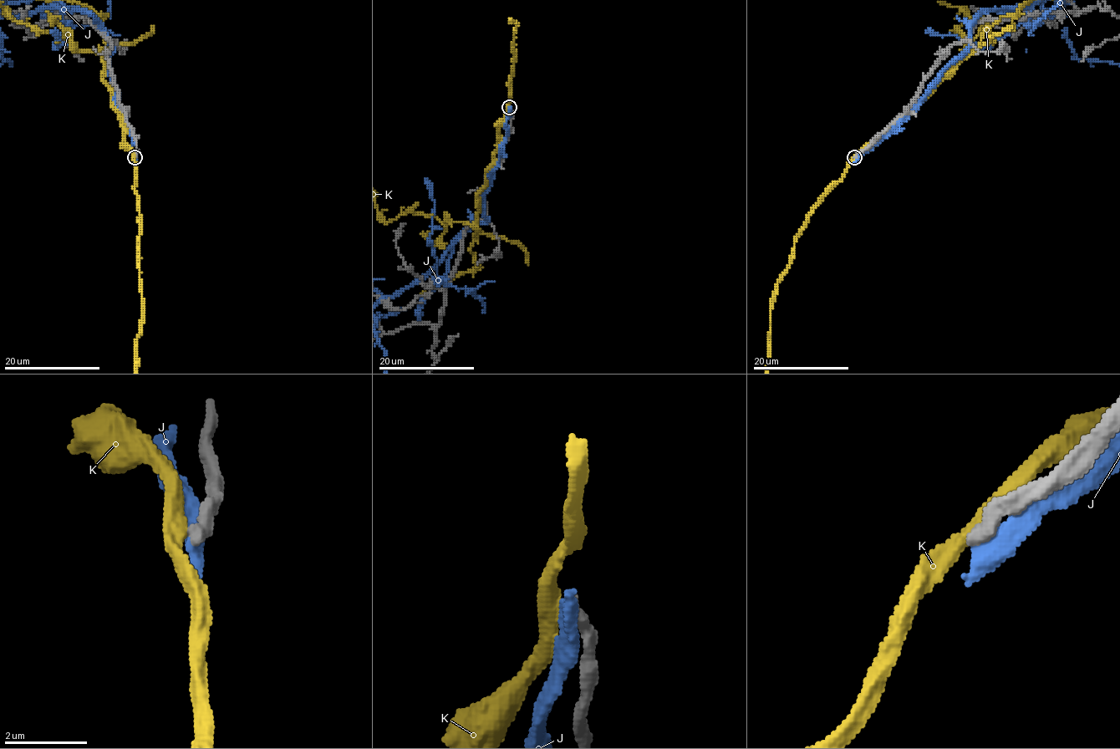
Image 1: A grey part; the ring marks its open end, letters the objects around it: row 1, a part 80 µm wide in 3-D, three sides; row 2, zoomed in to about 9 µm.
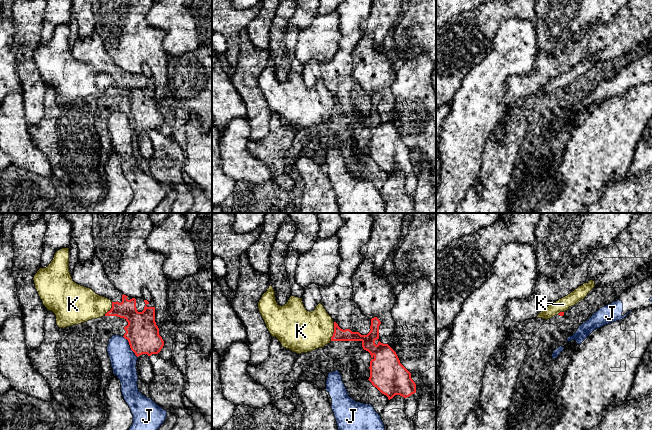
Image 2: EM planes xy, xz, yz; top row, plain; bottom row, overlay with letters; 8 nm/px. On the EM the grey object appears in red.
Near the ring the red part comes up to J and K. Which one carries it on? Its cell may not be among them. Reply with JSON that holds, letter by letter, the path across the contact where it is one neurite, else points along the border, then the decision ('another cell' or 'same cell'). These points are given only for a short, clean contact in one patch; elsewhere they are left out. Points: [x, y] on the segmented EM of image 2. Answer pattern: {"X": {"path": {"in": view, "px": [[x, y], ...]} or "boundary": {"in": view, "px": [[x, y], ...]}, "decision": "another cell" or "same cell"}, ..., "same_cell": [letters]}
{"J": {"decision": "another cell"}, "K": {"boundary": {"in": "xz", "px": [[334, 322], [334, 332], [330, 340]]}, "decision": "another cell"}, "same_cell": []}

